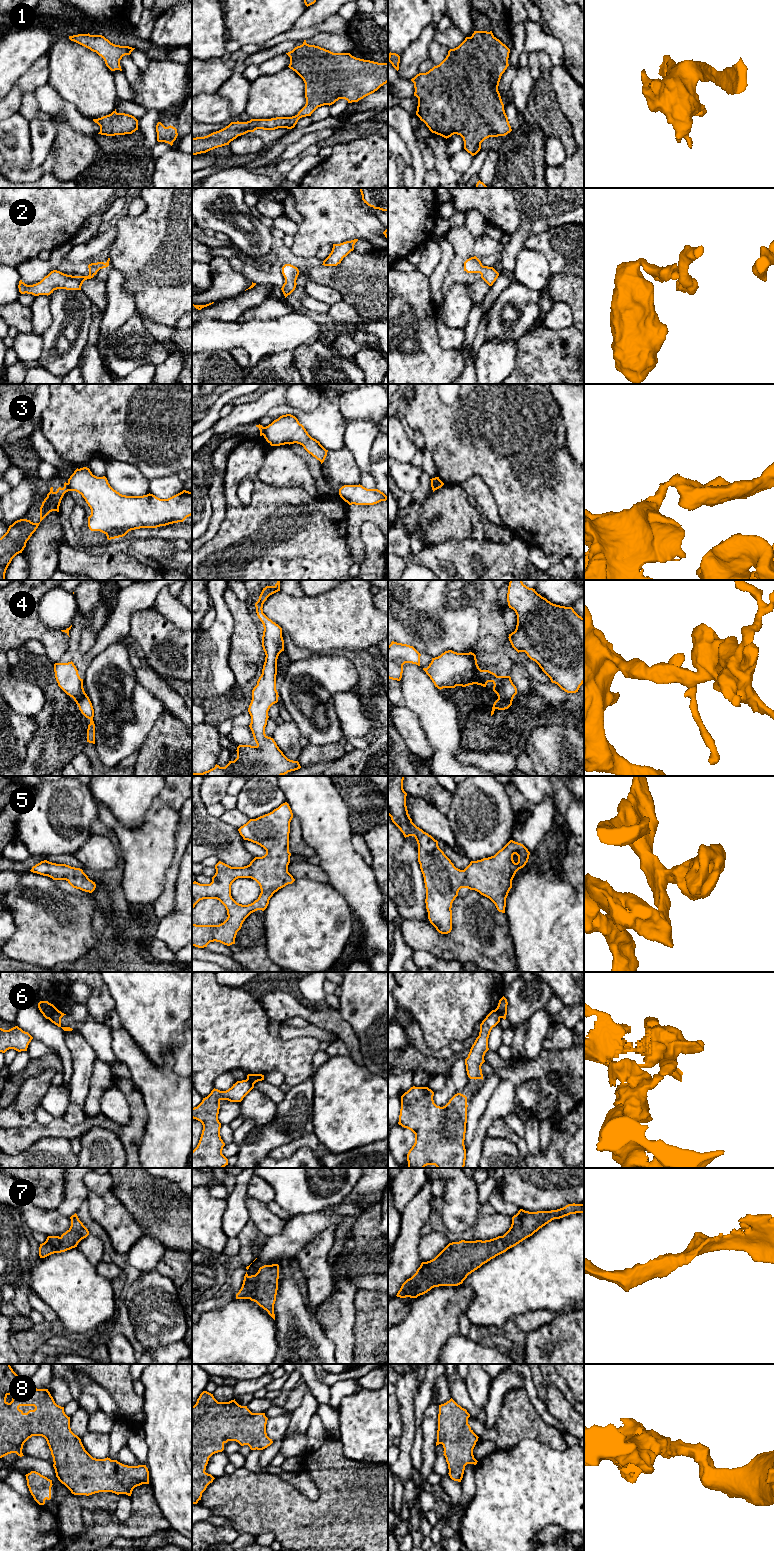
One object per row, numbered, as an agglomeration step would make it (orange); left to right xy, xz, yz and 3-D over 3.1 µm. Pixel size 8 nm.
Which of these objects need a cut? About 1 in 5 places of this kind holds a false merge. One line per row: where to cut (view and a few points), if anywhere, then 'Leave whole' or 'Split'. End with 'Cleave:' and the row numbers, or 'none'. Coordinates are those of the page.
1: No split. Leave whole
2: No split. Leave whole
3: Split along xy (67, 483), (70, 490). Split
4: No split. Leave whole
5: No split. Leave whole
6: Split along xy (56, 1008), (49, 1019). Split
7: No split. Leave whole
8: No split. Leave whole
Cleave: 3, 6

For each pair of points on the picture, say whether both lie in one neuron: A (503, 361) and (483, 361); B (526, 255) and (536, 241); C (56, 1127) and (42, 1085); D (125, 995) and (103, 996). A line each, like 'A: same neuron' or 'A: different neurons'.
A: same neuron
B: different neurons
C: different neurons
D: different neurons

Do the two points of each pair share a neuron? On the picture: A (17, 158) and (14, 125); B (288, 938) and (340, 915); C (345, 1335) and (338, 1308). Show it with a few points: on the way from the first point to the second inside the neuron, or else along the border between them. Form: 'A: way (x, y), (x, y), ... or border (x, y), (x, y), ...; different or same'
A: way (17, 150), (17, 146), (14, 143), (14, 133); same
B: way (301, 933), (313, 921), (327, 919); same
C: way (339, 1328), (338, 1315); same

